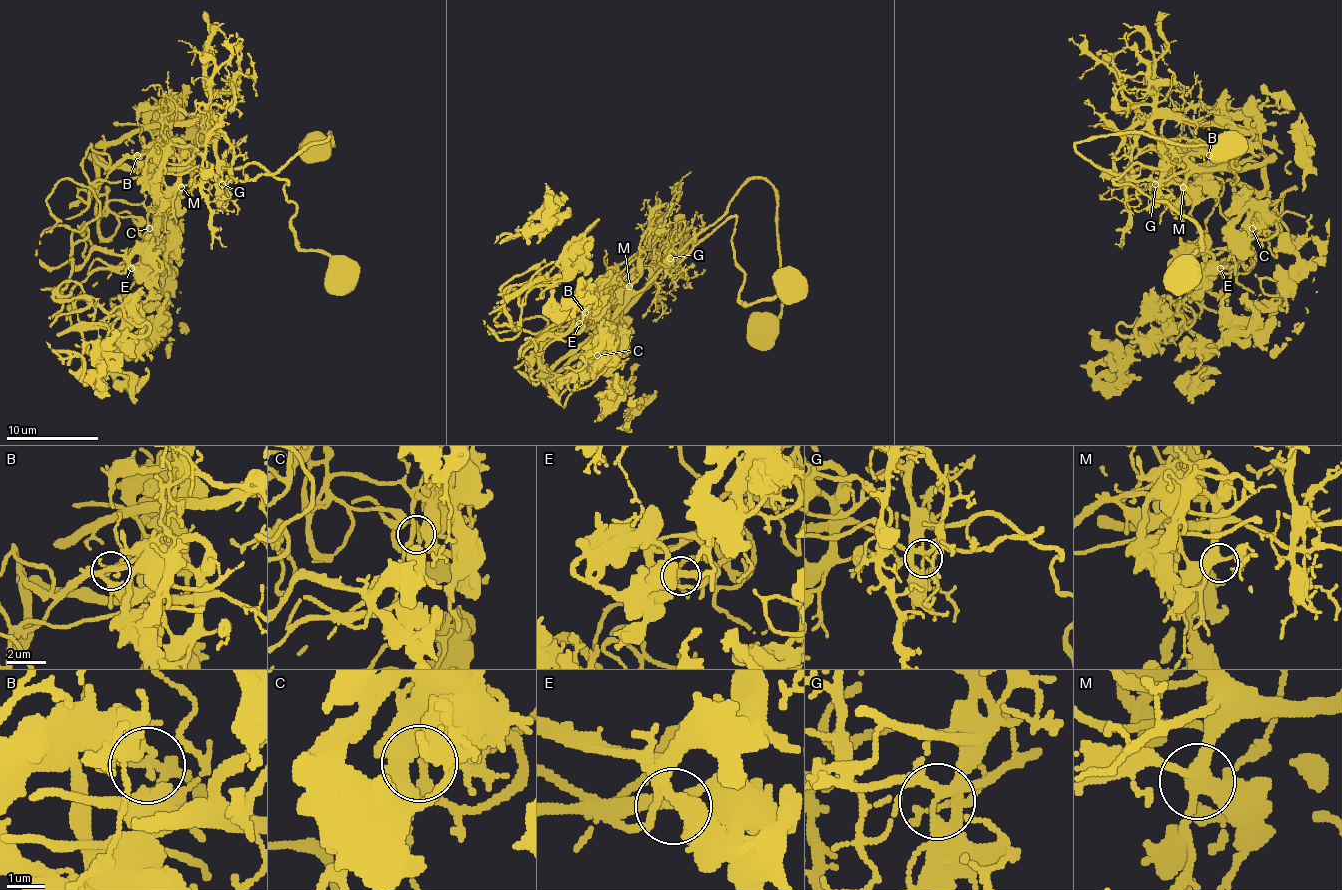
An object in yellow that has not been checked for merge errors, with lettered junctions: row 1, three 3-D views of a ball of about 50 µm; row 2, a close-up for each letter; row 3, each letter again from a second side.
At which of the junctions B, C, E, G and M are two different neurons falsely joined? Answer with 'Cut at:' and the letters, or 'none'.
Cut at: B, G

